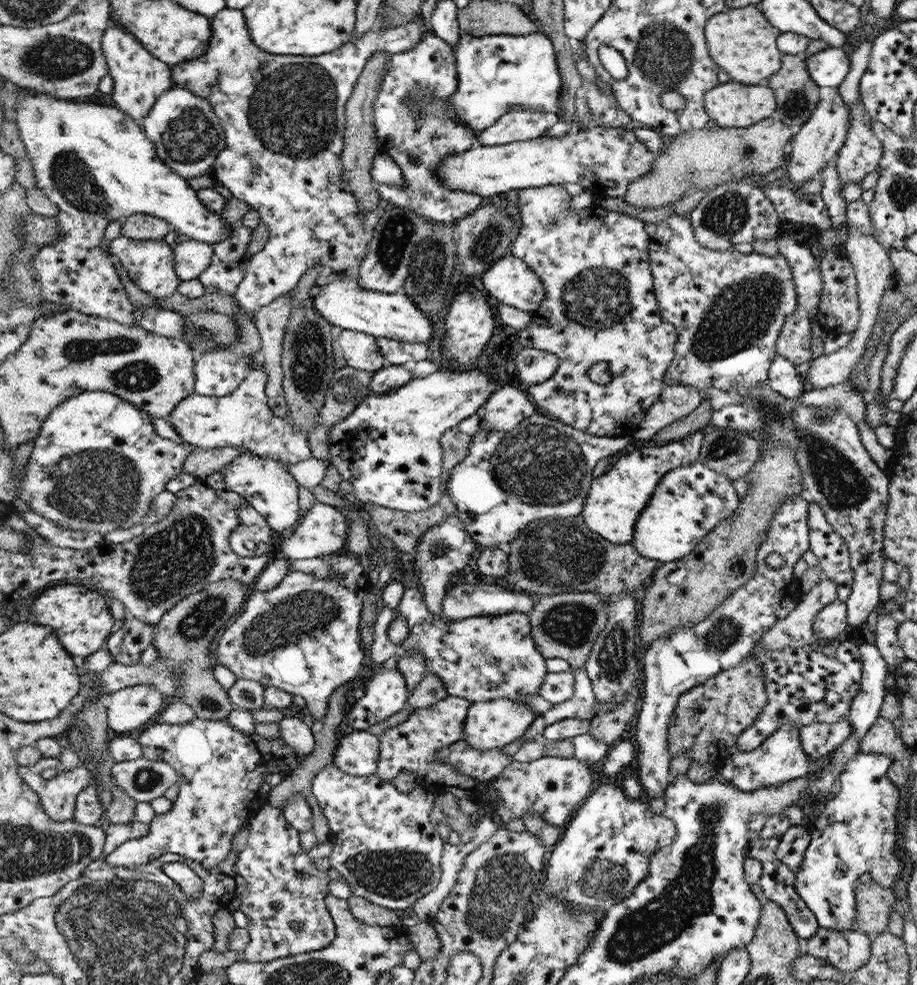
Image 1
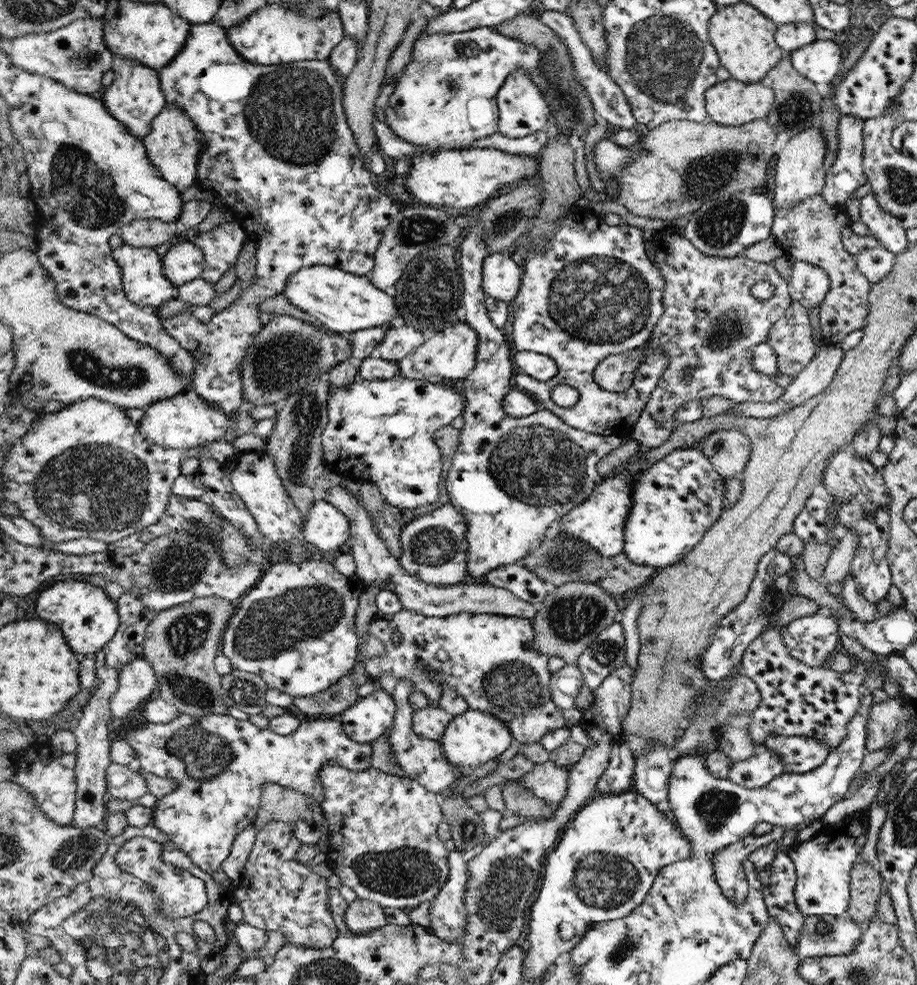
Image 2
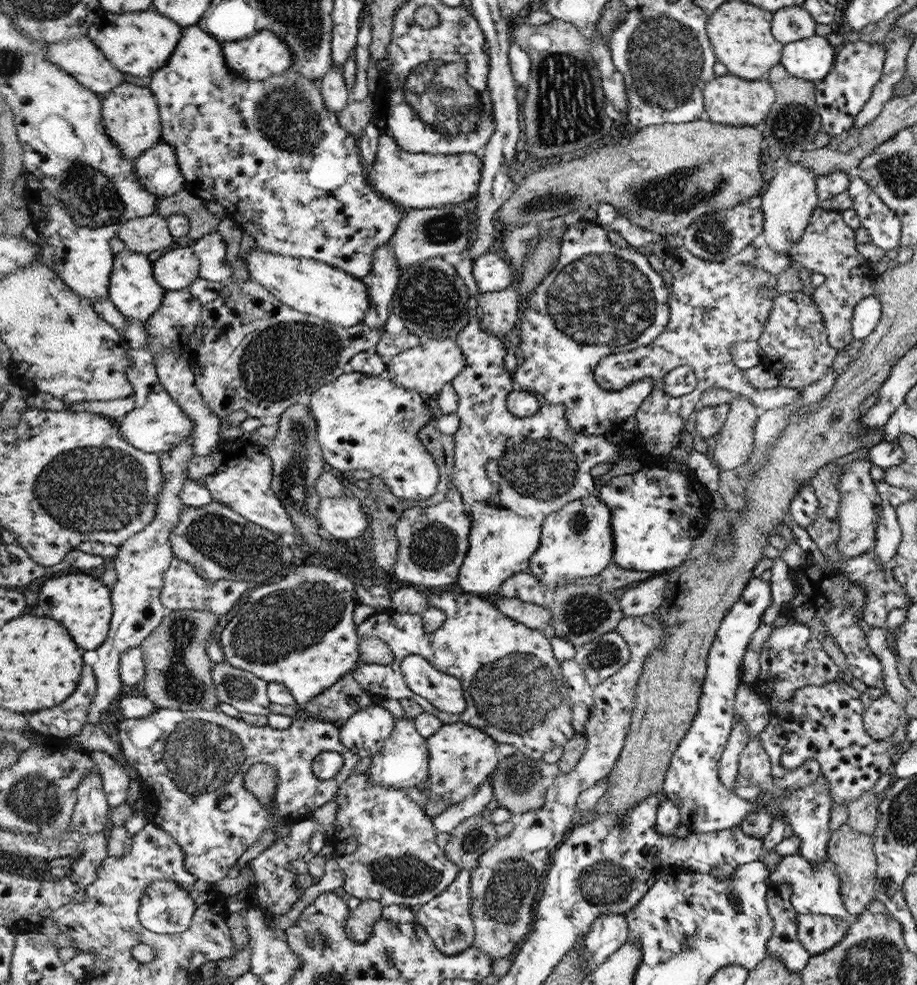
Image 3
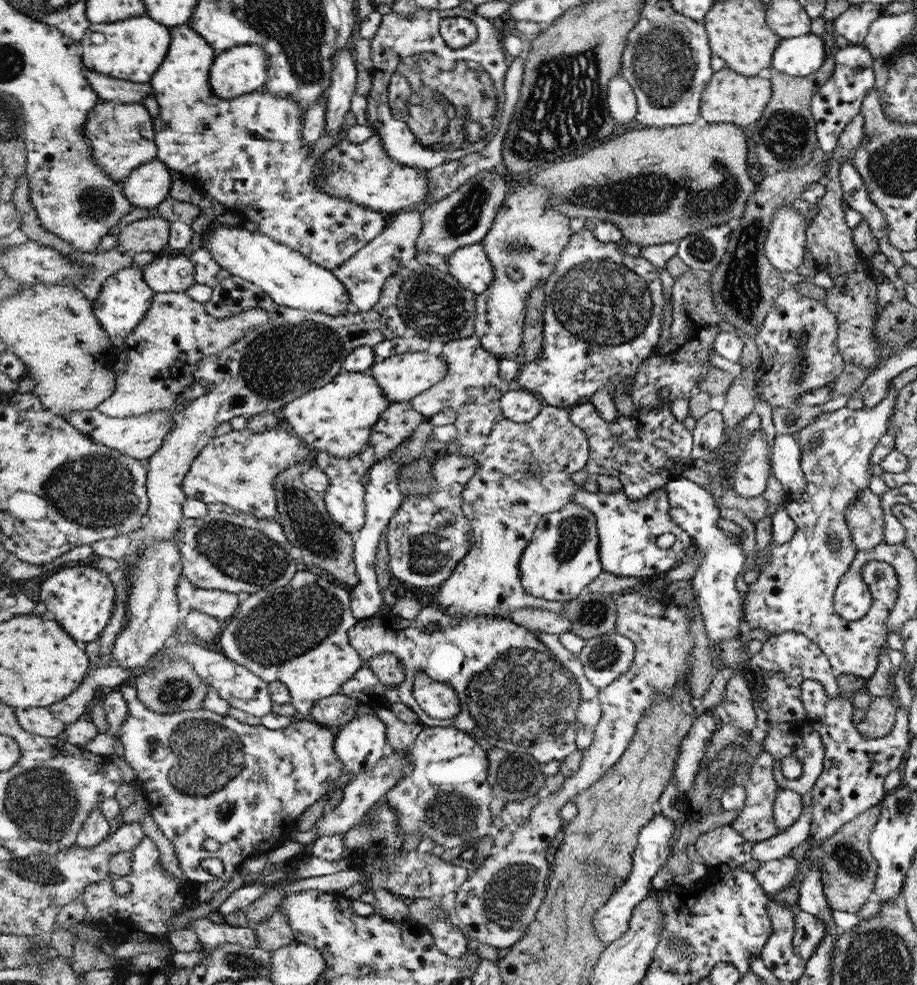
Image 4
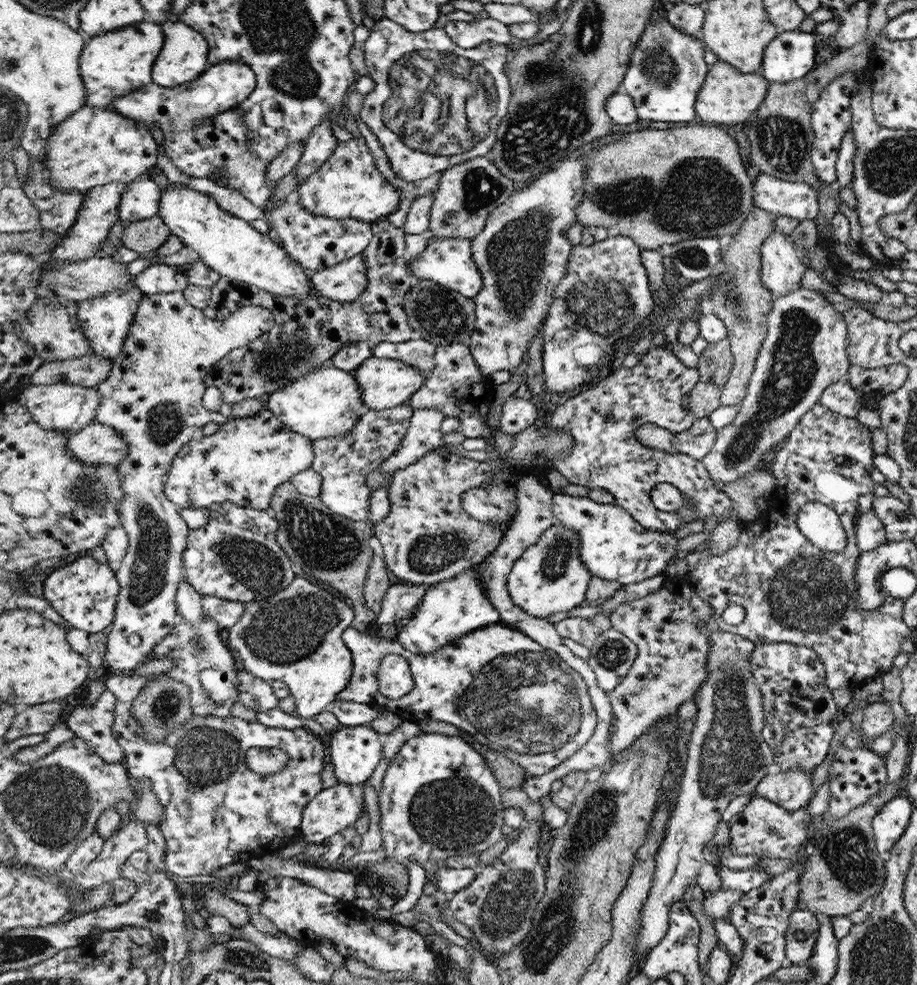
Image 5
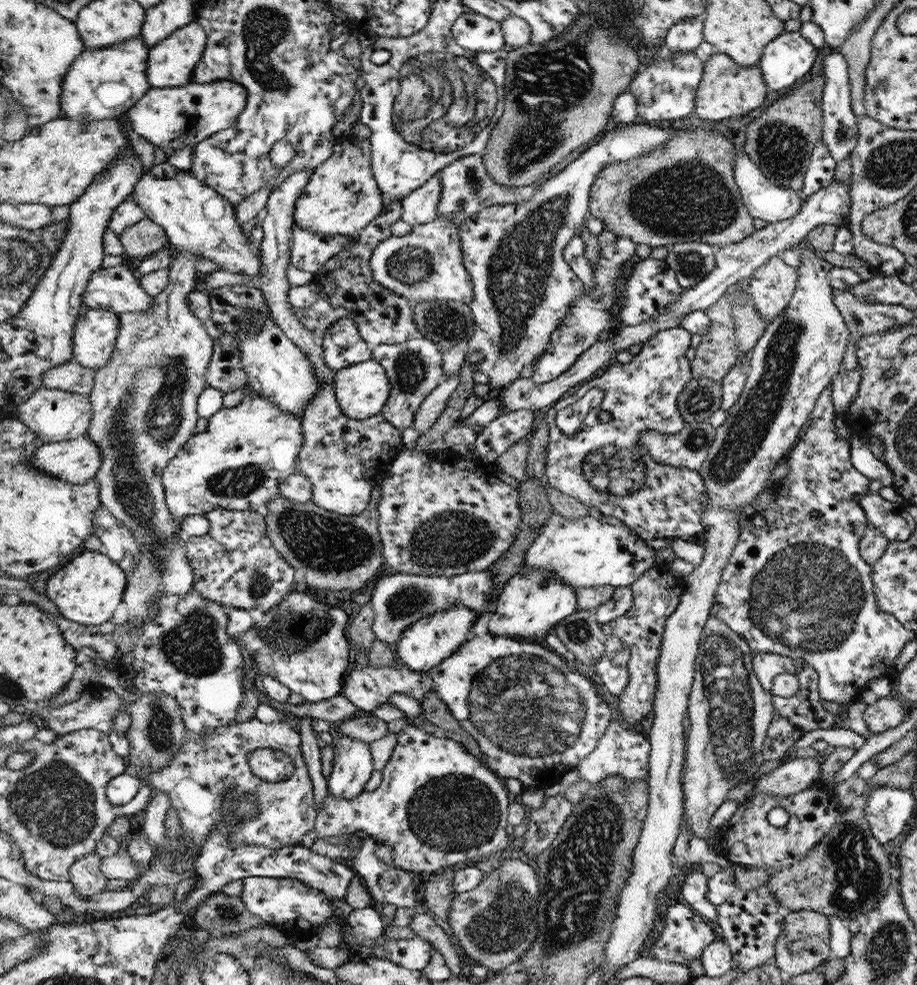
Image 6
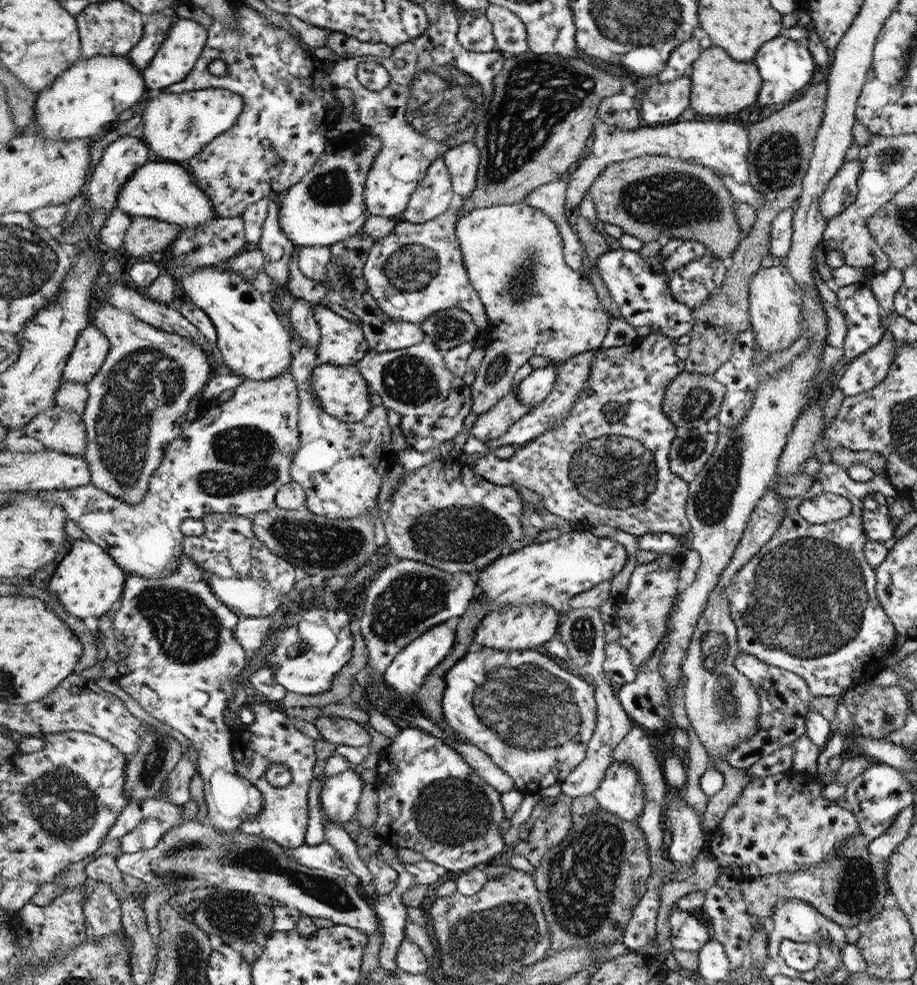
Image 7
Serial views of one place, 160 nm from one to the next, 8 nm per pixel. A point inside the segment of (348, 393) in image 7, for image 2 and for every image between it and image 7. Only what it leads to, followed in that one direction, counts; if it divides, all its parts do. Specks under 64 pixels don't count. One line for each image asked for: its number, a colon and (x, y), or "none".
2: (451, 353)
3: (426, 368)
4: (402, 377)
5: (384, 383)
6: (362, 390)

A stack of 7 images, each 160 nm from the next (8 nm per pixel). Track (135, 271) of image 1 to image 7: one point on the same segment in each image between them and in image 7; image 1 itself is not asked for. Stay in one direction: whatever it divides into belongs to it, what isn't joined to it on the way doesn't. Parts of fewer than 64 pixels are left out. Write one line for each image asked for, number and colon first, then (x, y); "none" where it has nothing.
2: (146, 282)
3: (136, 292)
4: (126, 298)
5: (107, 321)
6: (97, 334)
7: (92, 352)

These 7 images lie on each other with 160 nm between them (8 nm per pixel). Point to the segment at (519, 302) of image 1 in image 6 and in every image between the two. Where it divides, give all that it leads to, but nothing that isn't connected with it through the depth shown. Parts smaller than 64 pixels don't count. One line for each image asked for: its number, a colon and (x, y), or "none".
2: (502, 278)
3: (492, 273)
4: (469, 265)
5: (448, 261)
6: (427, 264)

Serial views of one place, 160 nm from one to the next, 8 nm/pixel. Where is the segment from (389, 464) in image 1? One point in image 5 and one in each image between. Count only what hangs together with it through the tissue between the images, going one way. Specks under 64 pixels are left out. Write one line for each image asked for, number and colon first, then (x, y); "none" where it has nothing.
2: (379, 431)
3: (364, 422)
4: (337, 418)
5: (327, 402)

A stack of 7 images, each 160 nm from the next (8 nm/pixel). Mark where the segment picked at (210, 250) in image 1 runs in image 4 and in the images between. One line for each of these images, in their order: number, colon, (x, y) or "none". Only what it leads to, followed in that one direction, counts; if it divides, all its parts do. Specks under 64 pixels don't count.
2: (185, 261)
3: (178, 269)
4: (173, 272)

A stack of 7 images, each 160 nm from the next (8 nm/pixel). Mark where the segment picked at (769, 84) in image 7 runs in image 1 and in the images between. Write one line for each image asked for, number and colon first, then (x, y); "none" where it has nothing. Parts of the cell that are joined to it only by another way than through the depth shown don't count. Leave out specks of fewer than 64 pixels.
1: (829, 68)
2: (819, 62)
3: (812, 59)
4: (801, 56)
5: (792, 55)
6: (789, 58)

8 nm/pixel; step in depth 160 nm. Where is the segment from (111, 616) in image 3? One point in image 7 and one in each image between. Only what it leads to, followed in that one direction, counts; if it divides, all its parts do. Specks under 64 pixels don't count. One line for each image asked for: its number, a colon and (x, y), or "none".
4: (83, 598)
5: (86, 593)
6: (89, 591)
7: (89, 582)

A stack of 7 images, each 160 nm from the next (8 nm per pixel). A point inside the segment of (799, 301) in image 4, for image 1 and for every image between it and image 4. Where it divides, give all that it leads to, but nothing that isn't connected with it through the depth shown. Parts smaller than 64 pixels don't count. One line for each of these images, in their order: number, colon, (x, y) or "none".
1: (793, 344)
2: (791, 338)
3: (795, 344)

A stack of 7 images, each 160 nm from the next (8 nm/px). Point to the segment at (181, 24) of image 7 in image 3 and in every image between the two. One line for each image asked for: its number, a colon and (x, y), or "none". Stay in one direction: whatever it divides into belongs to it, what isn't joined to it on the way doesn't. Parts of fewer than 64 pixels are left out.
3: (270, 152)
4: (248, 153)
5: (186, 57)
6: (174, 62)

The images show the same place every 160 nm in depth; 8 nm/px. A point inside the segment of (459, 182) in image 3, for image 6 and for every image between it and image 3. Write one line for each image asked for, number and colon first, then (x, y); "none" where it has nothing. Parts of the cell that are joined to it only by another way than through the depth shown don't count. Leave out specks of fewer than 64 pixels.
4: (364, 173)
5: (348, 185)
6: (342, 197)

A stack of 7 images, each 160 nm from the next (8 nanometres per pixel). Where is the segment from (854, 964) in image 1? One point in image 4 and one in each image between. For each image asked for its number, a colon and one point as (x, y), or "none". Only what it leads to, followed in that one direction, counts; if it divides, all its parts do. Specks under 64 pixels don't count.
2: (822, 935)
3: (817, 933)
4: (809, 930)

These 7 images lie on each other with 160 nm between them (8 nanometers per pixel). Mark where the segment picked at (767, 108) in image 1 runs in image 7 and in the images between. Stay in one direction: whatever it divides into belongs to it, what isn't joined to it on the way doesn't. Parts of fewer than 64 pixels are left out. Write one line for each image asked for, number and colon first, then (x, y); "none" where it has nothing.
2: (730, 103)
3: (729, 100)
4: (729, 97)
5: (727, 96)
6: (727, 89)
7: (720, 86)

